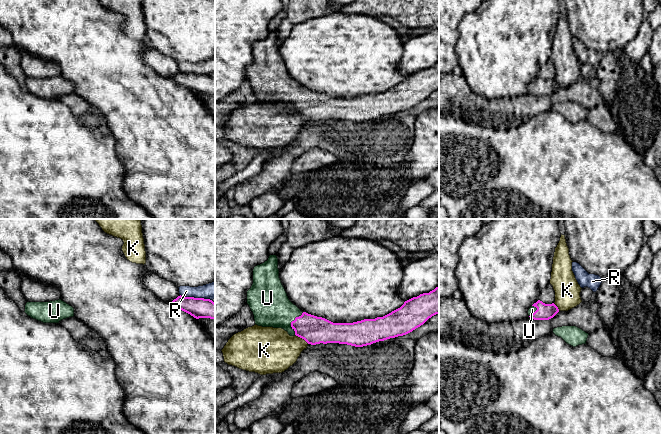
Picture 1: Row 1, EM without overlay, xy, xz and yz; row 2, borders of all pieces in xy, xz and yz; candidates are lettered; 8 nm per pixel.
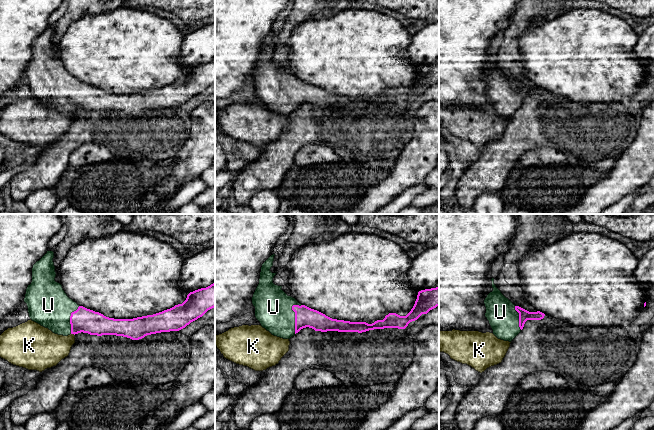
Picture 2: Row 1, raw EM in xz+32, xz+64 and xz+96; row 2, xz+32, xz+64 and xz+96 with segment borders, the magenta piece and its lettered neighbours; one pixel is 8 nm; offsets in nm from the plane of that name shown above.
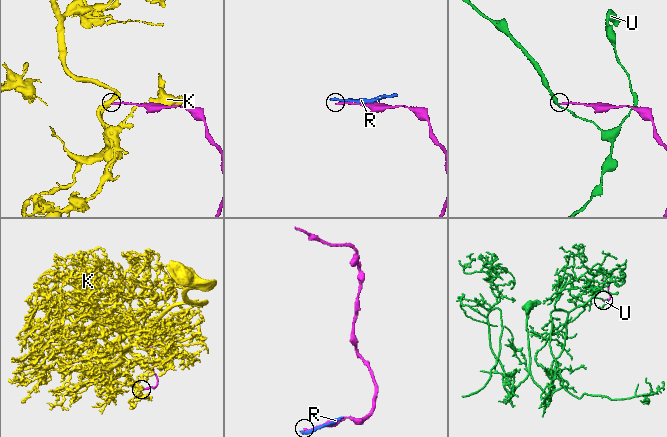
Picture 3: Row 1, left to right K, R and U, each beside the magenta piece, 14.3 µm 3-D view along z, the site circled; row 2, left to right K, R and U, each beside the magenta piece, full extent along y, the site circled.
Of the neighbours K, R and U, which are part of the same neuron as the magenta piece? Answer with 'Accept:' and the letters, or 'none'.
Accept: U

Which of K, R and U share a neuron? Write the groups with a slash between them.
K / R / U

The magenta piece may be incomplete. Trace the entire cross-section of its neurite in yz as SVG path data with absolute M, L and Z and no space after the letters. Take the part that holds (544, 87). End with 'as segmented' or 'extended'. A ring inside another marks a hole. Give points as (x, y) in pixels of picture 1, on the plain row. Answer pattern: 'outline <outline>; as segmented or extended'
outline M538 76L528 86L528 91L534 96L549 96L559 88L558 83L552 80L545 80Z; extended

